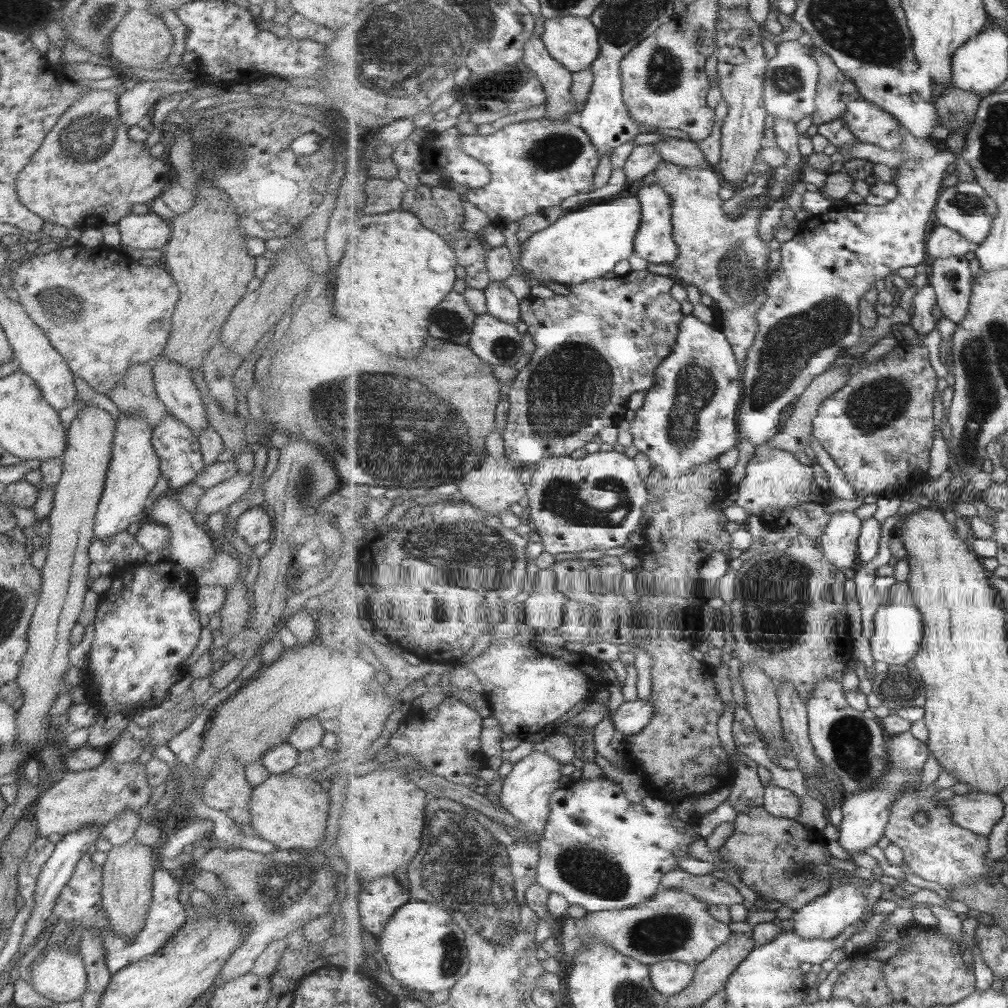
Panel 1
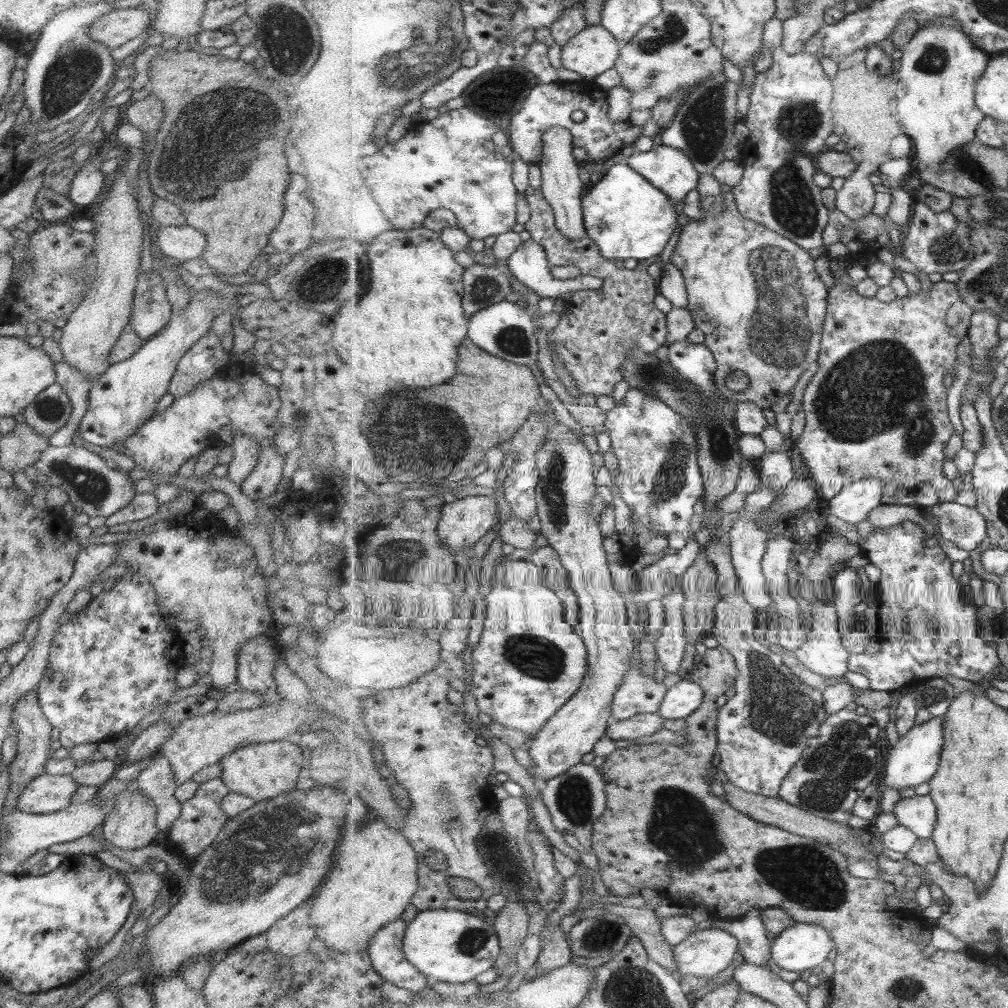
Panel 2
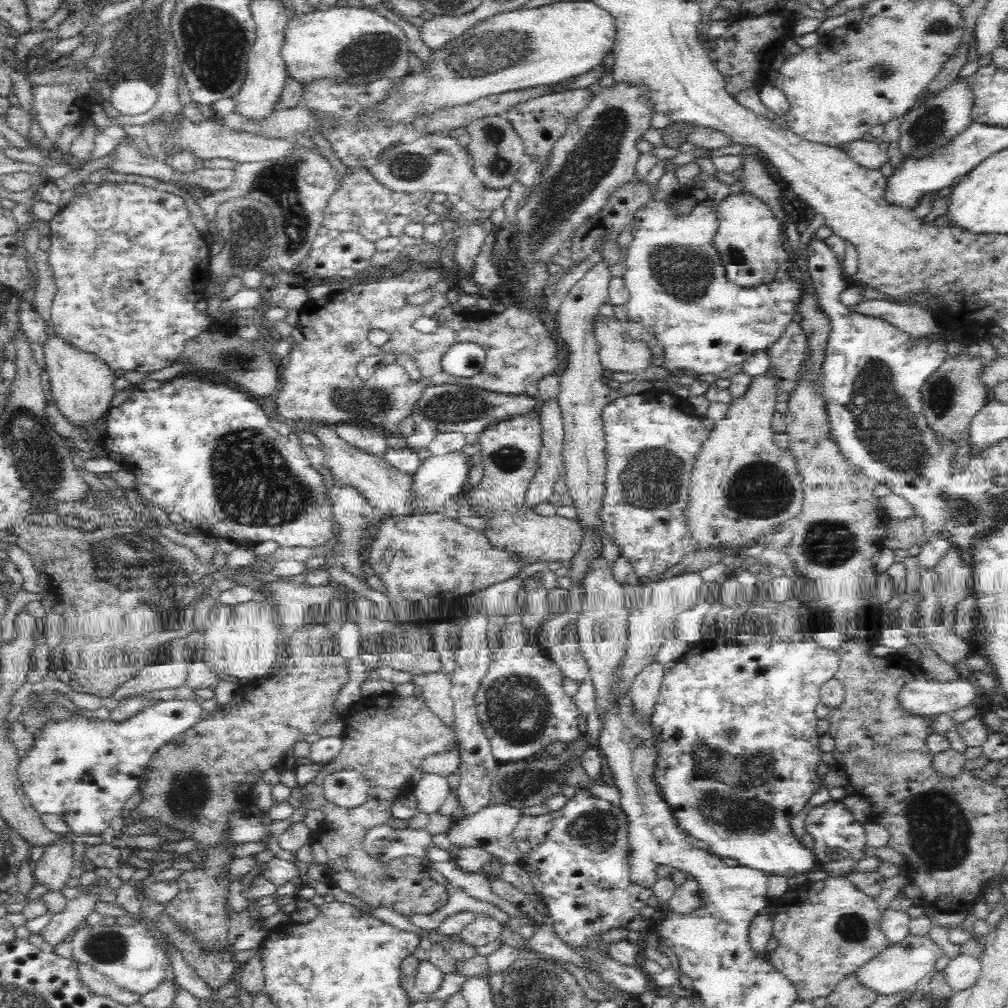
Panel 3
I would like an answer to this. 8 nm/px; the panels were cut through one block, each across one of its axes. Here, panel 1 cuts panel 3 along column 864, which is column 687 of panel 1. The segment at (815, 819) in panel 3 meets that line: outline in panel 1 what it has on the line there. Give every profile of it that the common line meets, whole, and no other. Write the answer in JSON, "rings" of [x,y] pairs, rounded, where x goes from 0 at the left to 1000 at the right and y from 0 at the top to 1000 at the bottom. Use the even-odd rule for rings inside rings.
{"rings":[[[595,768],[592,772],[584,773],[577,775],[574,773],[573,775],[566,775],[563,779],[556,781],[555,784],[552,784],[549,787],[548,793],[547,793],[547,808],[546,808],[546,813],[545,815],[543,816],[543,819],[541,820],[541,823],[539,825],[539,831],[535,833],[535,837],[537,840],[537,845],[536,848],[538,851],[535,854],[535,861],[534,861],[534,876],[538,877],[544,884],[552,885],[557,887],[557,889],[561,889],[563,893],[565,895],[566,898],[572,898],[574,900],[577,900],[581,905],[597,905],[597,904],[606,904],[606,903],[617,903],[620,901],[627,901],[630,900],[636,895],[642,895],[645,891],[649,891],[651,887],[655,884],[655,882],[658,881],[657,879],[657,871],[663,866],[666,865],[667,863],[670,863],[674,861],[673,855],[676,850],[684,850],[682,847],[682,843],[684,843],[684,837],[686,837],[688,834],[693,832],[693,829],[688,825],[686,821],[681,821],[681,823],[673,823],[671,819],[668,819],[667,816],[667,810],[670,808],[670,798],[666,797],[665,795],[656,793],[656,792],[650,792],[646,791],[643,789],[640,791],[636,796],[634,797],[626,797],[624,794],[622,794],[622,790],[620,790],[620,786],[618,786],[618,782],[614,780],[614,777],[610,776],[610,774],[604,773],[604,770],[600,770],[598,768]]]}

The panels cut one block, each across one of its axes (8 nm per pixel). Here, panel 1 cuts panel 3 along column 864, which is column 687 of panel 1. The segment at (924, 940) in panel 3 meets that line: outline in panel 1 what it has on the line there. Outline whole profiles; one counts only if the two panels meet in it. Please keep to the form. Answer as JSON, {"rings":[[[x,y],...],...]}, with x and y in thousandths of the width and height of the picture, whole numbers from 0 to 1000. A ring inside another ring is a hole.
{"rings":[[[660,952],[645,957],[650,980],[661,989],[674,986],[688,974],[690,958],[675,952]]]}

